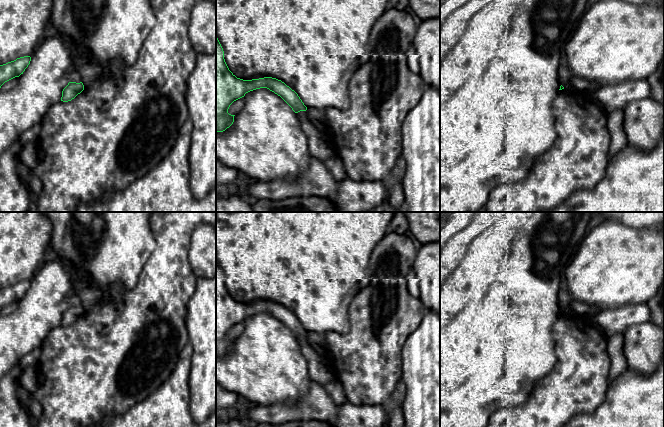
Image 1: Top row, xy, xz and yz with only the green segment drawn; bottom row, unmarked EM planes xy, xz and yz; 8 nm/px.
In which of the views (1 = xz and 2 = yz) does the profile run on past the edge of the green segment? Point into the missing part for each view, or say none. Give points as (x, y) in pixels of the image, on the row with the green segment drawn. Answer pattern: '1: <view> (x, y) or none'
1: none
2: none

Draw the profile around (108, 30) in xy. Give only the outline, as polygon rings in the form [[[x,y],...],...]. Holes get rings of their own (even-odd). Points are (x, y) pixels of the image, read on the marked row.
[[[52,0],[49,22],[54,27],[54,34],[67,39],[77,52],[88,52],[90,63],[101,69],[99,83],[113,79],[119,87],[124,76],[116,73],[113,61],[120,60],[124,70],[135,64],[156,17],[150,0]]]

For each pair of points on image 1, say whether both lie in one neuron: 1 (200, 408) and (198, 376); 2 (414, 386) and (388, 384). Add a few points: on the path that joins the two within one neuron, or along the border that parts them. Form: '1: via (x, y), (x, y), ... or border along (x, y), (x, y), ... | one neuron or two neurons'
1: via (199, 400), (199, 384) | one neuron
2: border along (401, 356), (402, 379) | two neurons

